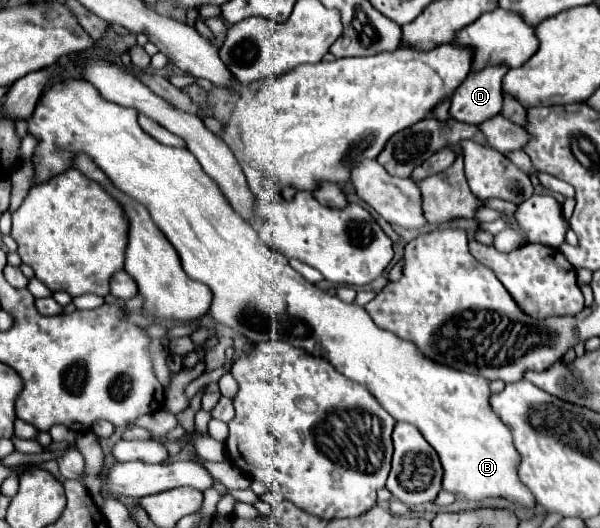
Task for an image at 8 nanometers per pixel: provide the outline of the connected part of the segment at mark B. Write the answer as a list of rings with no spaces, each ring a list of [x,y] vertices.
[[[55,82],[53,88],[45,92],[45,96],[41,96],[33,116],[29,118],[29,134],[39,138],[39,146],[33,154],[35,184],[47,182],[51,176],[71,168],[75,154],[89,154],[93,162],[99,164],[99,168],[109,176],[115,188],[135,198],[149,210],[153,222],[175,246],[187,276],[211,288],[213,304],[209,312],[215,322],[227,324],[235,332],[247,336],[253,344],[265,340],[283,340],[295,344],[311,356],[329,360],[329,364],[335,366],[335,370],[345,374],[349,380],[363,384],[397,422],[409,422],[417,426],[425,440],[437,450],[445,470],[443,490],[457,492],[467,500],[505,496],[527,508],[533,508],[533,494],[527,492],[527,488],[517,478],[515,468],[519,464],[519,454],[511,442],[511,432],[491,410],[489,382],[483,380],[483,376],[459,372],[455,368],[447,368],[447,364],[429,360],[429,356],[423,356],[423,352],[419,352],[417,344],[379,328],[361,306],[345,304],[339,298],[319,290],[315,284],[303,280],[303,276],[299,276],[299,272],[289,266],[289,260],[285,256],[281,256],[273,248],[267,248],[267,244],[259,240],[259,234],[251,228],[251,224],[245,222],[237,212],[233,212],[231,204],[227,202],[215,180],[211,180],[203,172],[203,168],[199,168],[195,156],[191,156],[187,148],[171,148],[155,142],[137,124],[137,114],[139,112],[135,108],[103,100],[97,88],[89,82]]]

